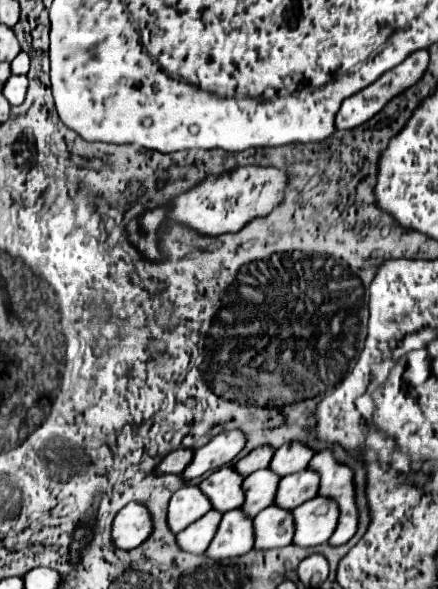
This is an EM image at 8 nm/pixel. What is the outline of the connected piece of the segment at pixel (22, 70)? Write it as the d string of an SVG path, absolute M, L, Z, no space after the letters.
M20 51L20 53L14 57L14 61L10 63L12 73L16 73L16 75L26 75L26 73L28 73L28 65L30 65L30 57L28 57L28 53L24 53L24 51Z

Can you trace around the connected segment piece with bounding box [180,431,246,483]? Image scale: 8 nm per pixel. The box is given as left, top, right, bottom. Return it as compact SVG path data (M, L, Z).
M222 431L216 435L210 443L206 443L200 449L194 449L194 461L186 465L186 471L182 471L182 481L192 481L196 477L202 477L208 471L220 469L236 459L236 455L242 451L246 439L240 431Z

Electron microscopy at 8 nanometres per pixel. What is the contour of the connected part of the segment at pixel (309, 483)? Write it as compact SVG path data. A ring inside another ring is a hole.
M302 469L300 473L282 477L274 497L274 505L292 511L294 507L314 499L318 491L318 481L318 475L310 469Z

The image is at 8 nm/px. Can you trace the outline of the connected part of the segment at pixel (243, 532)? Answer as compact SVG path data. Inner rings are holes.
M232 509L222 515L222 523L206 549L208 559L230 559L238 555L246 555L254 545L254 529L252 519L246 517L240 509Z

